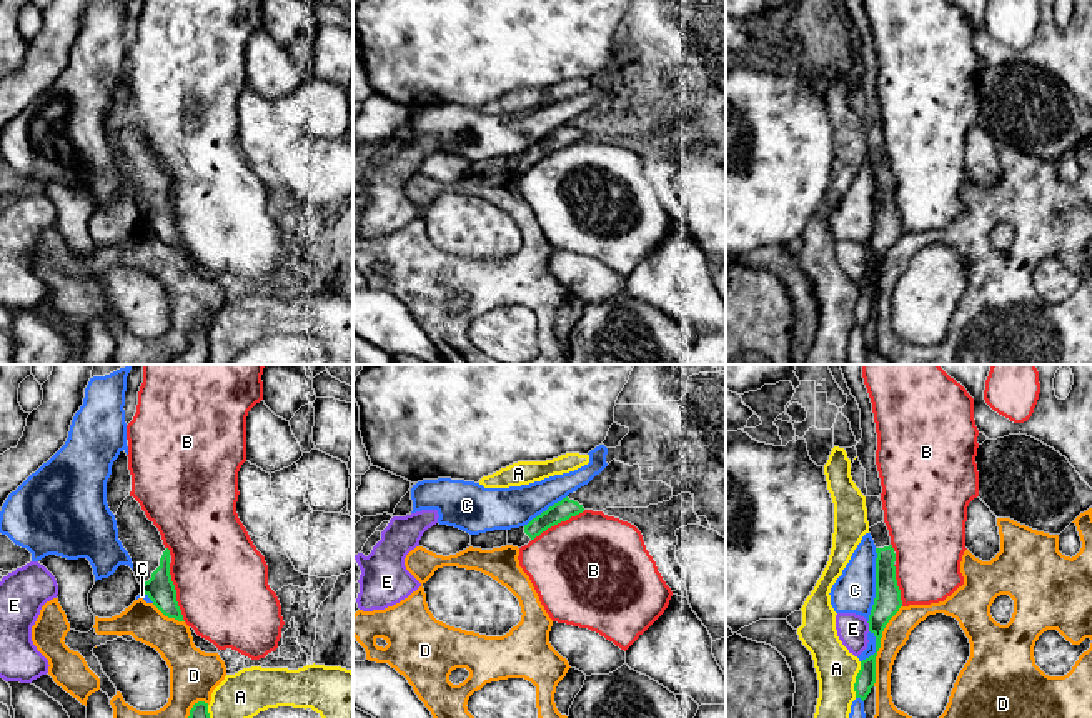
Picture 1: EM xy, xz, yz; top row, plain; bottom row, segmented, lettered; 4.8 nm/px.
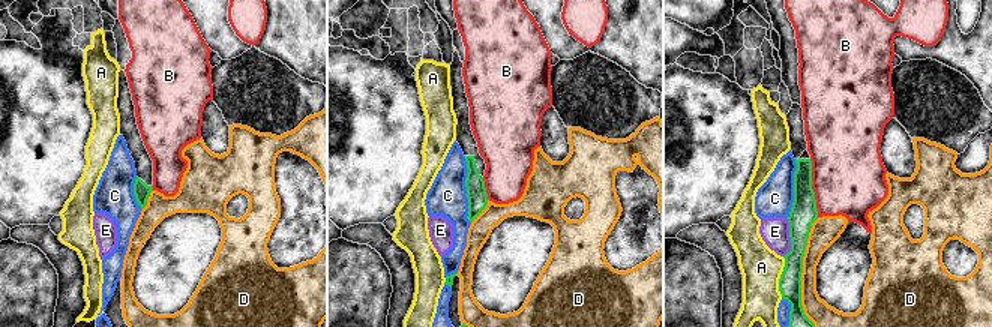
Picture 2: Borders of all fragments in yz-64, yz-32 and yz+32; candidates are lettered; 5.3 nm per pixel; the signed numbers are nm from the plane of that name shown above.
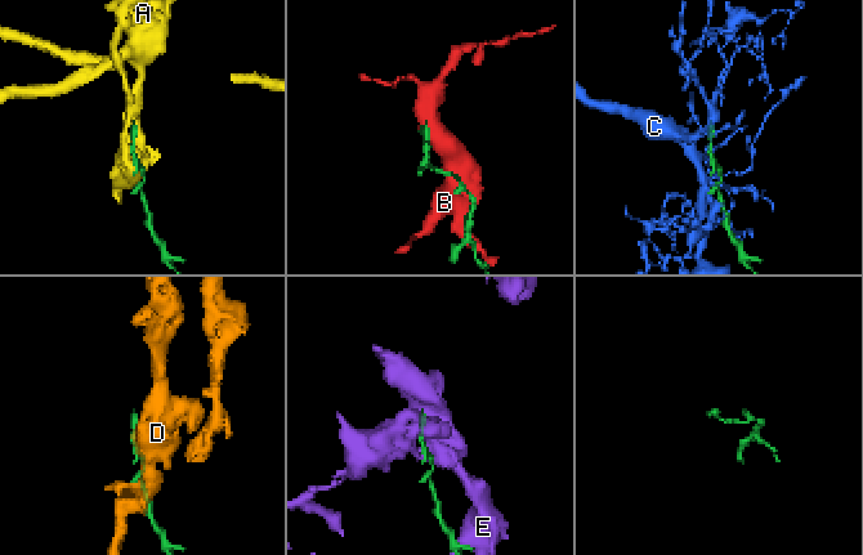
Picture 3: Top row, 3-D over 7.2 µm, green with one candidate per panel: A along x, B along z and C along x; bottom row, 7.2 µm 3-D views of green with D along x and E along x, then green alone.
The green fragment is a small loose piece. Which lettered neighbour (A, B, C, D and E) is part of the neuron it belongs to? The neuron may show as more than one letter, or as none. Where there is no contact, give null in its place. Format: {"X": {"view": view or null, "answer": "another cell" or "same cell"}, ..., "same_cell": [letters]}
{"A": {"view": "yz", "answer": "another cell"}, "B": {"view": "xy", "answer": "another cell"}, "C": {"view": "yz", "answer": "another cell"}, "D": {"view": "yz", "answer": "another cell"}, "E": {"view": "yz", "answer": "another cell"}, "same_cell": []}

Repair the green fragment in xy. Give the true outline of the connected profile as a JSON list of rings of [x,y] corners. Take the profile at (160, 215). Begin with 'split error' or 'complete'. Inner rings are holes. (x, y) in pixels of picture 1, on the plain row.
split error; [[[127,123],[117,142],[118,167],[128,178],[141,218],[168,245],[185,248],[170,202],[171,182],[158,155],[133,123]]]

